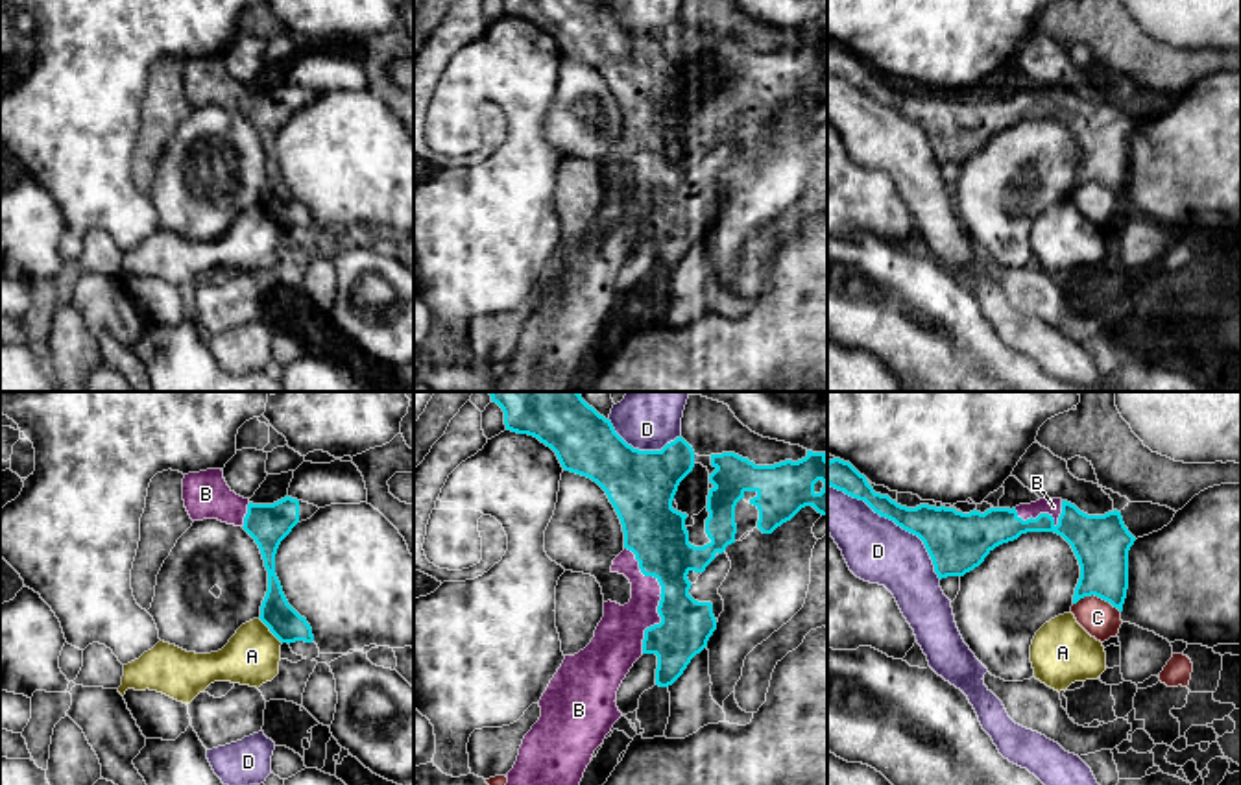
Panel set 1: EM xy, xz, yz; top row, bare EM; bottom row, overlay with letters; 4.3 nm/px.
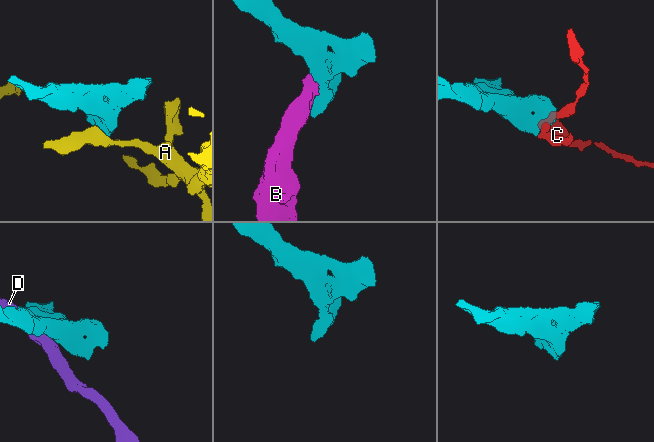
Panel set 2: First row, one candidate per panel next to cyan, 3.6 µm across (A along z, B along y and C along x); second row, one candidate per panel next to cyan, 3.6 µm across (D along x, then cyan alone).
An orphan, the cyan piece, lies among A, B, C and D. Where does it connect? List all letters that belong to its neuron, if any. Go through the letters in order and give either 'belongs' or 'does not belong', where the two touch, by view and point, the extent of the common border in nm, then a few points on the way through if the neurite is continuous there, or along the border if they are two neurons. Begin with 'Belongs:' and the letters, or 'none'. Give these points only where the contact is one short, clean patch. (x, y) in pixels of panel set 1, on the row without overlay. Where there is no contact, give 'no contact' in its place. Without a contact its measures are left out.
Belongs: B
A: does not belong; meets cyan in xy at (270, 217); contact 160 nm long
B: belongs; meets cyan in xz at (662, 185); contact 480 nm long
C: does not belong; meets cyan in yz at (1097, 181); contact 220 nm long
D: does not belong; meets cyan in yz at (894, 108); contact 650 nm long

